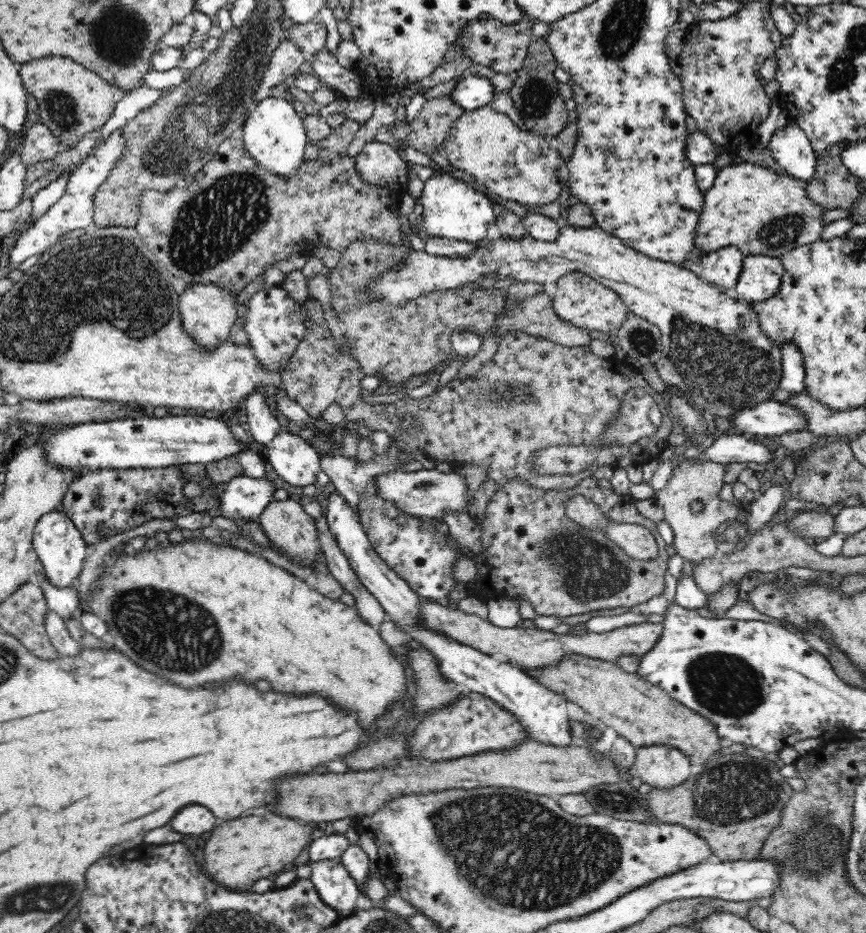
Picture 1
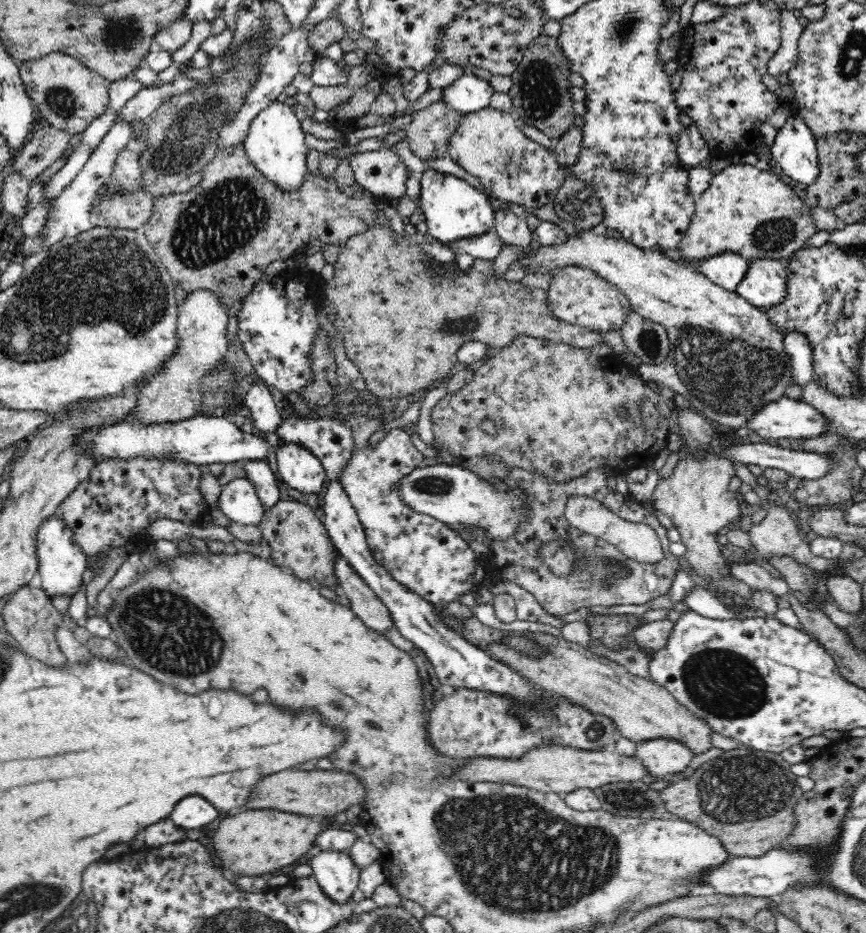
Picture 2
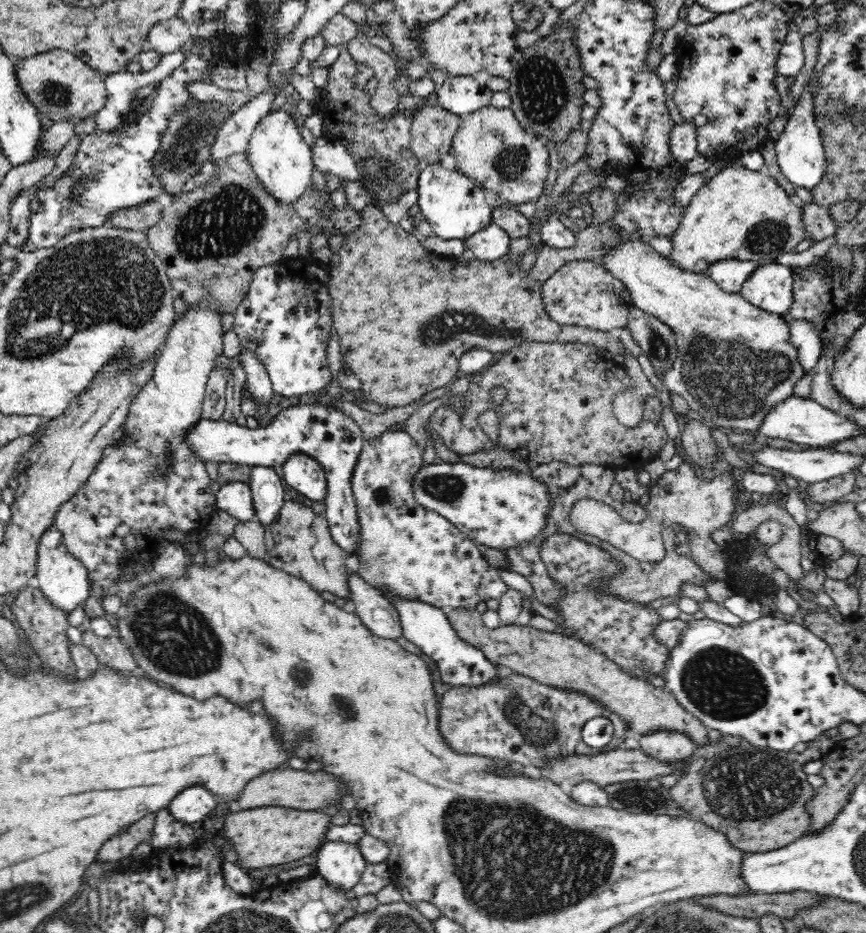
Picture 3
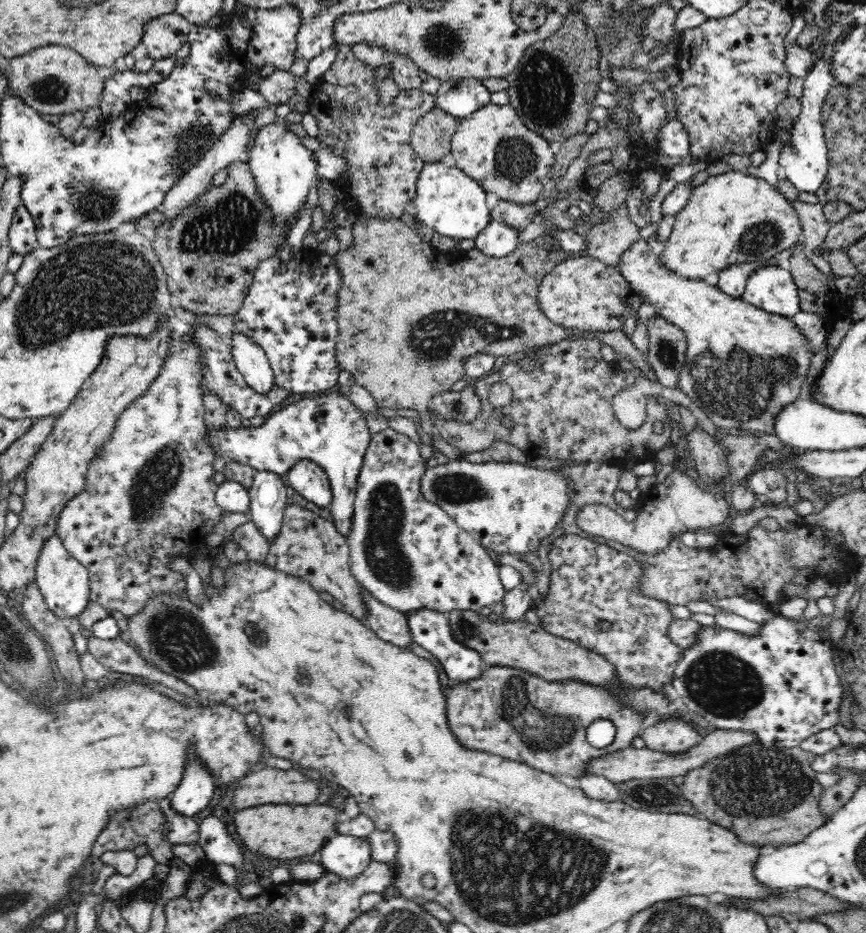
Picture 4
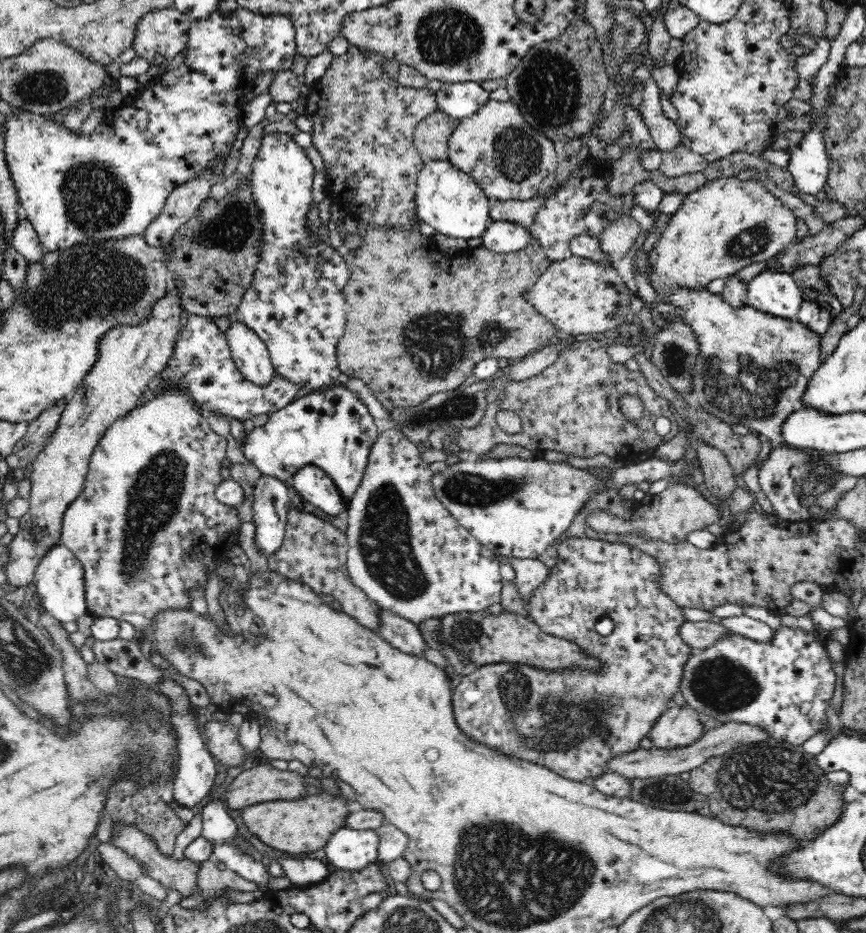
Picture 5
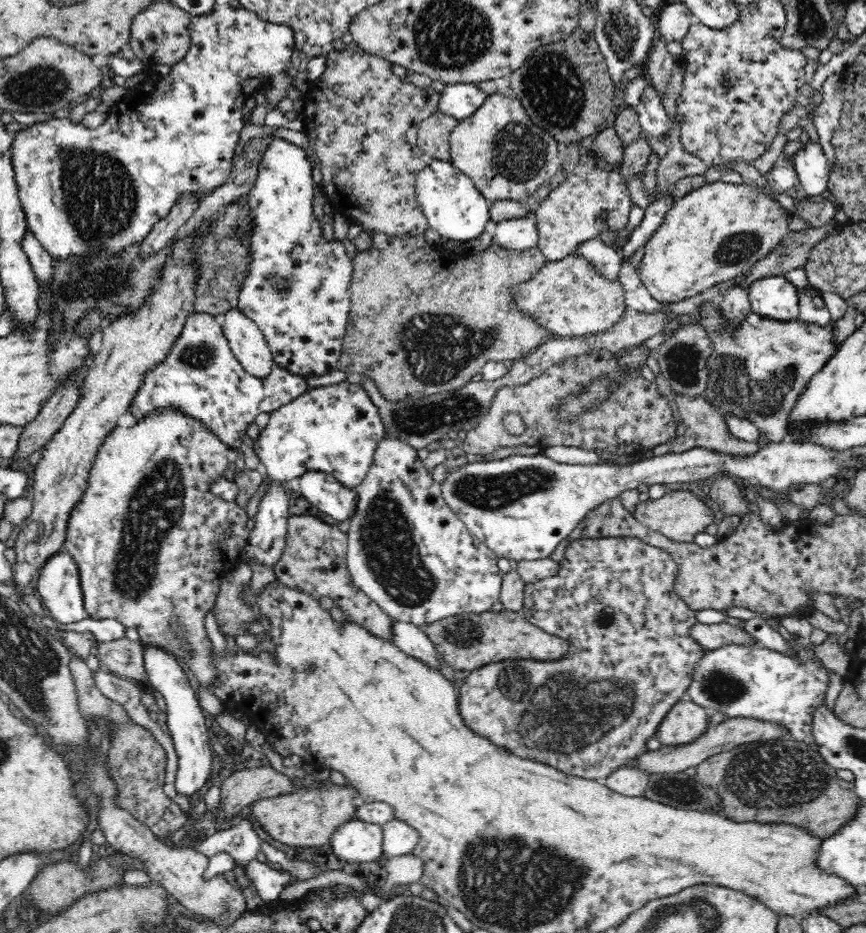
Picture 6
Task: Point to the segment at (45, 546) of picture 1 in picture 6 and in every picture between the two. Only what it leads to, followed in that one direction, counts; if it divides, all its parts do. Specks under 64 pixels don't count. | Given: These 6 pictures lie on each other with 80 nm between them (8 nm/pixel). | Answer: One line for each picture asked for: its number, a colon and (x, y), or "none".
2: (62, 567)
3: (64, 580)
4: (63, 581)
5: (59, 577)
6: (59, 585)

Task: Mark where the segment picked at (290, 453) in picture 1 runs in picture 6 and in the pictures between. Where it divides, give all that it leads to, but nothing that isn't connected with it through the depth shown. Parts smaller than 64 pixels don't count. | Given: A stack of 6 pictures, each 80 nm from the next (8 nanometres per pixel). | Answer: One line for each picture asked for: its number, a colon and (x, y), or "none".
2: (297, 466)
3: (302, 472)
4: (308, 478)
5: (311, 482)
6: (323, 490)

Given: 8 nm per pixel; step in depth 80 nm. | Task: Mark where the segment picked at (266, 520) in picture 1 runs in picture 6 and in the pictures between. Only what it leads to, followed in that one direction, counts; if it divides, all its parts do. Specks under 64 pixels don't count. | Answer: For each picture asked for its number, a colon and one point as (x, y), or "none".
2: (299, 542)
3: (299, 542)
4: (308, 547)
5: (314, 552)
6: (314, 560)

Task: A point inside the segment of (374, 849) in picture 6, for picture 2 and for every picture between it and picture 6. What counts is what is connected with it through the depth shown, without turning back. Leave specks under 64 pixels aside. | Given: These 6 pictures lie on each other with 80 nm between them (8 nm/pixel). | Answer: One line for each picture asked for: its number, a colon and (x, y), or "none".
2: (338, 876)
3: (340, 864)
4: (346, 856)
5: (347, 850)

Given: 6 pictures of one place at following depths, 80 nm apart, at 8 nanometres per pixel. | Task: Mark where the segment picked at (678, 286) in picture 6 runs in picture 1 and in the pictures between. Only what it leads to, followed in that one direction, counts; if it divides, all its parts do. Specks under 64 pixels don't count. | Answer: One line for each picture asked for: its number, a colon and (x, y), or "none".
1: (762, 212)
2: (745, 210)
3: (742, 214)
4: (734, 218)
5: (723, 226)

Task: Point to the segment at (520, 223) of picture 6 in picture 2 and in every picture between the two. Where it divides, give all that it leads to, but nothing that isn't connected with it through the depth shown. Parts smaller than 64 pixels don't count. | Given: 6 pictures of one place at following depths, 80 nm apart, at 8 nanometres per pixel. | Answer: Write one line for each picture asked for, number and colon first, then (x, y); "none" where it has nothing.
2: (487, 246)
3: (492, 243)
4: (497, 240)
5: (502, 237)

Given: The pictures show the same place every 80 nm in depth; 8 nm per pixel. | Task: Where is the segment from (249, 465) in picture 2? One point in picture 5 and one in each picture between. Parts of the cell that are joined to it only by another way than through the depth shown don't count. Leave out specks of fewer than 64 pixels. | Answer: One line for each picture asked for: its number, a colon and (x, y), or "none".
3: (267, 492)
4: (268, 499)
5: (270, 501)

